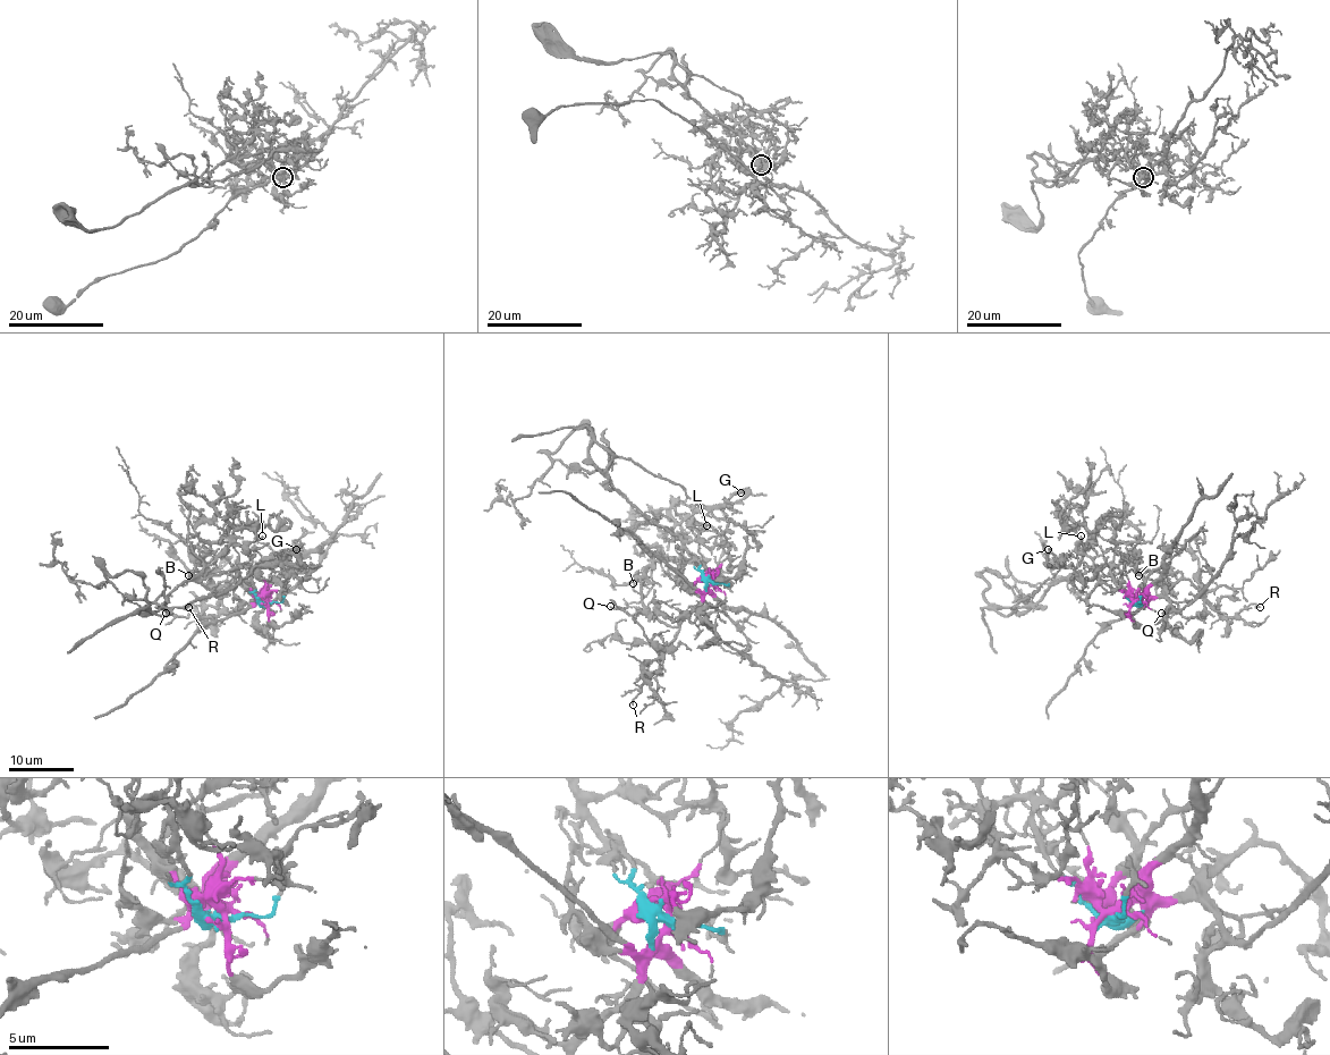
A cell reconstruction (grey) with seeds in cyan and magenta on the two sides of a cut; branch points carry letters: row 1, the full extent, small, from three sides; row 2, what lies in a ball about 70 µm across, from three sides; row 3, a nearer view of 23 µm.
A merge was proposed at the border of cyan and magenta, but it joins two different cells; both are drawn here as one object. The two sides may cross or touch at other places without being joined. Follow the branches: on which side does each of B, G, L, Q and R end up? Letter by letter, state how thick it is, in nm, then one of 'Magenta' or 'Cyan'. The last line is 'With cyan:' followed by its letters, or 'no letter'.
B: Thickness 150 nm. Magenta
G: Thickness 120 nm. Cyan
L: Thickness 90 nm. Cyan
Q: Thickness 150 nm. Magenta
R: Thickness 180 nm. Magenta
With cyan: G, L

